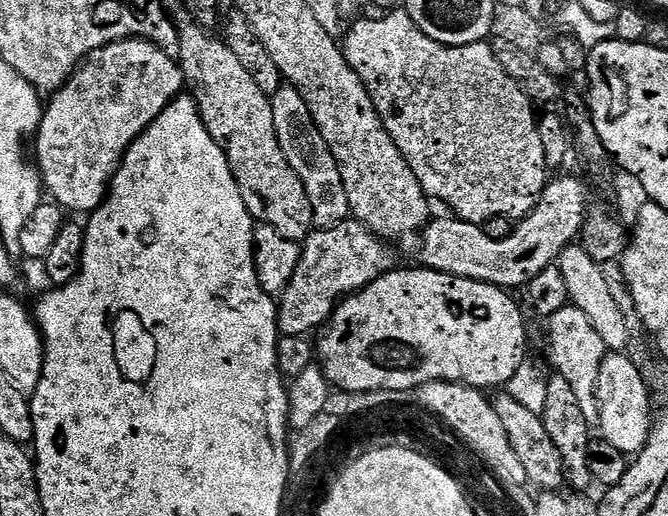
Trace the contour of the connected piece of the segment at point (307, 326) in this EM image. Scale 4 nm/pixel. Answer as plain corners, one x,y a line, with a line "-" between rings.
351,218
343,220
336,228
322,228
313,231
308,239
303,241
298,270
294,270
294,278
286,286
286,290
278,297
276,322
280,336
308,336
323,328
325,322
332,316
337,304
354,292
361,292
367,284
372,284
380,276
393,271
397,267
396,252
391,243
375,236
365,224

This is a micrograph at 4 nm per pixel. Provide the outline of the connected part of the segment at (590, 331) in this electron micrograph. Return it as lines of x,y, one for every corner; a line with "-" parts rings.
566,307
558,310
558,314
547,317
548,324
548,352
552,355
555,375
566,378
578,398
578,406
582,406
582,414
586,414
589,422
599,421
600,403
596,397
596,387
600,377
600,367
606,355
606,349
598,330
582,310

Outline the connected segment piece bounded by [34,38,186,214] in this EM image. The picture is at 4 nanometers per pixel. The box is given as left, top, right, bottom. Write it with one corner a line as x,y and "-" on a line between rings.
133,38
131,40
119,40
113,44
107,44
106,47
98,49
93,52
91,56
85,59
84,63
68,77
67,82
51,93
50,99
52,100
43,105
42,115
40,118
40,130
35,133
34,141
36,140
36,152
40,155
38,159
38,171
43,187
46,189
53,201
59,204
61,208
72,212
84,212
83,214
91,214
96,211
99,204
103,204
107,194
108,185
112,183
112,178
116,174
117,168
120,167
120,162
123,160
124,155
128,152
128,147
137,140
145,130
149,128
154,122
154,118
158,118
158,114
162,114
162,110
175,100
177,96
185,91
186,85
184,83
184,71
180,68
179,63
173,57
168,56
156,44
152,44
149,40
142,40

